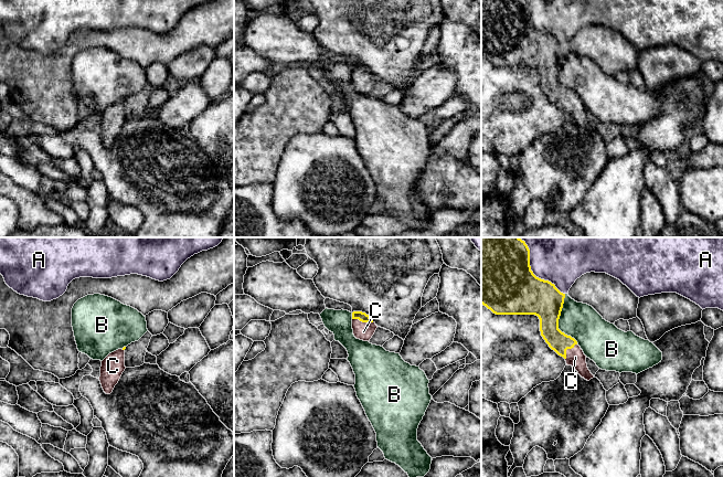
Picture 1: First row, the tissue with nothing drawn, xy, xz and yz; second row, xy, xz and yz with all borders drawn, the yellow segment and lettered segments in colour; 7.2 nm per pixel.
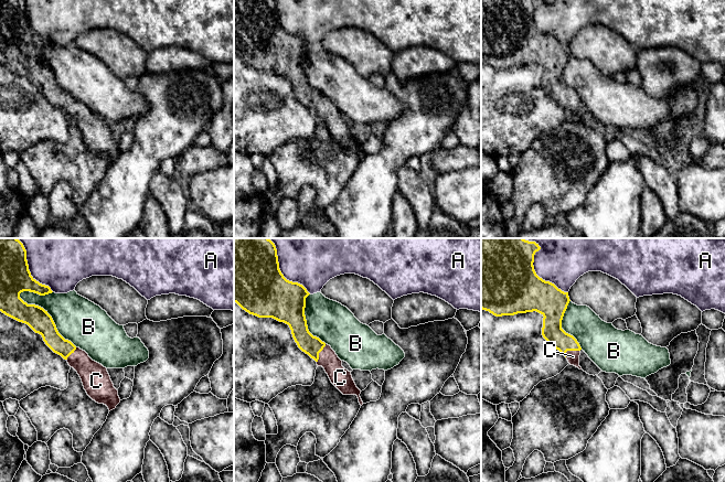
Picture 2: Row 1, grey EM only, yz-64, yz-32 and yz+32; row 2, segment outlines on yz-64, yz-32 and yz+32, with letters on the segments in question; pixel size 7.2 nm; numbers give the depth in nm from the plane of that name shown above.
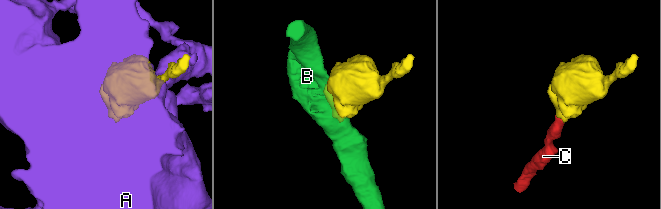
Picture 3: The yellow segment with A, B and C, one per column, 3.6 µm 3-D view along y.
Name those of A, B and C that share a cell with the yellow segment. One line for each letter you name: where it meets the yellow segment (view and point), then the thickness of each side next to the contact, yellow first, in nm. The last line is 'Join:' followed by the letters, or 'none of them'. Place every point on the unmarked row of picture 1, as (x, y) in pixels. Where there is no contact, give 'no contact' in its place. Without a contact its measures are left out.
C: meets yellow in yz at (567, 101); 150 nm thick on the yellow side, 140 nm on the other
Join: C

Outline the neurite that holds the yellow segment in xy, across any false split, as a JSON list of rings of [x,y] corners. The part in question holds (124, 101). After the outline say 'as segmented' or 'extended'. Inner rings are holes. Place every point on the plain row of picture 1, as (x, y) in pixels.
[[[118,102],[109,106],[103,114],[100,119],[99,134],[106,147],[110,147],[118,136],[123,125],[125,124],[125,102]]]; extended

